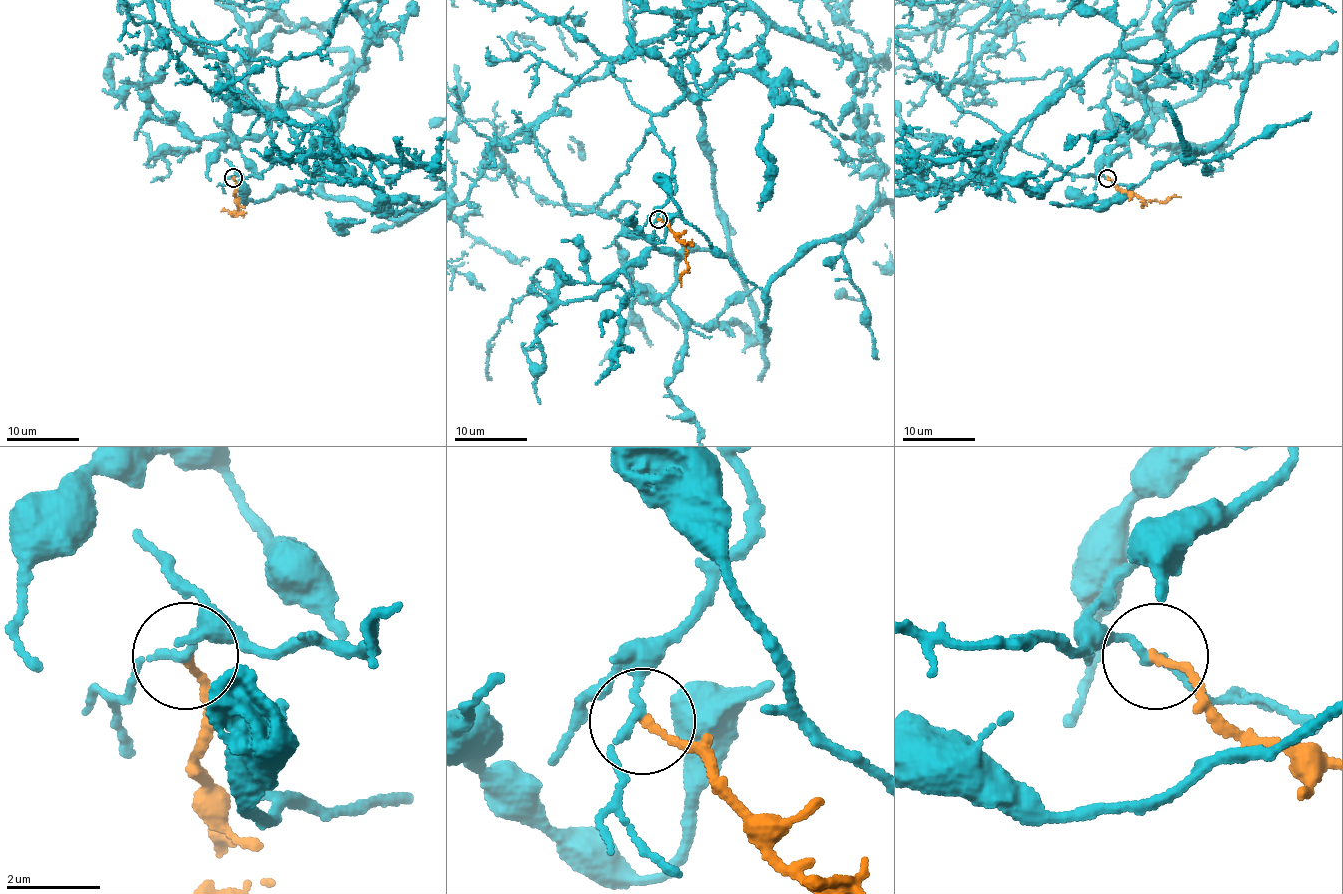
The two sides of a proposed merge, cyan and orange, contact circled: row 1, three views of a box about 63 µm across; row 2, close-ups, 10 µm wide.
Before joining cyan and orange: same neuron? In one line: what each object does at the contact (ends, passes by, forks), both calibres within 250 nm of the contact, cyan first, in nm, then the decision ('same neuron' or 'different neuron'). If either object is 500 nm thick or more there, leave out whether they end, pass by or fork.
cyan passes by; orange ends there; 160 nm thick on the cyan side, 170 nm on the other; different neuron

